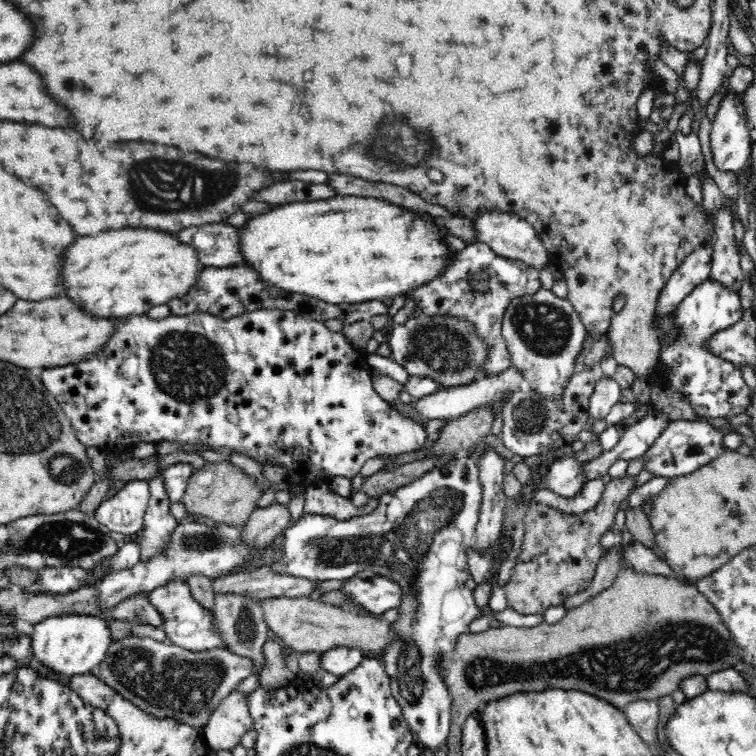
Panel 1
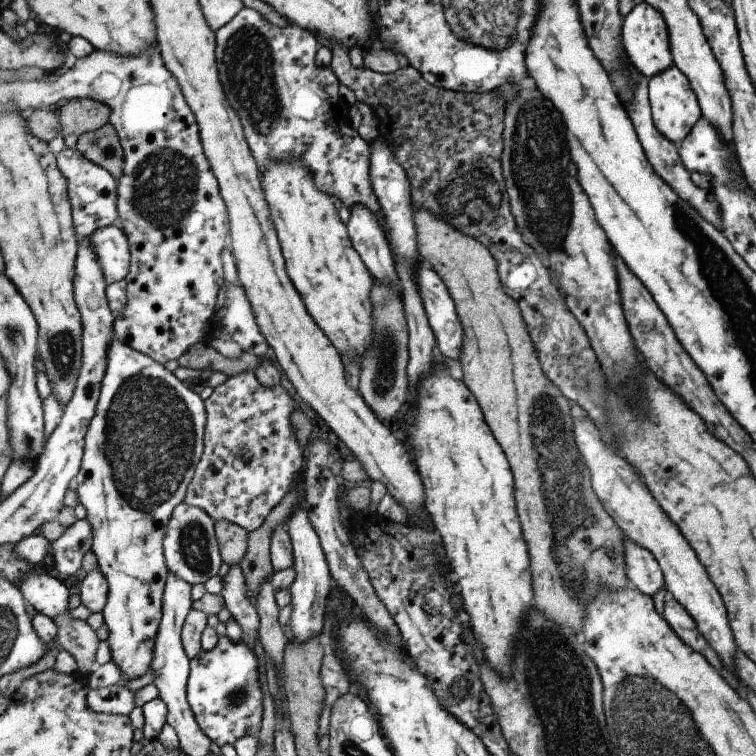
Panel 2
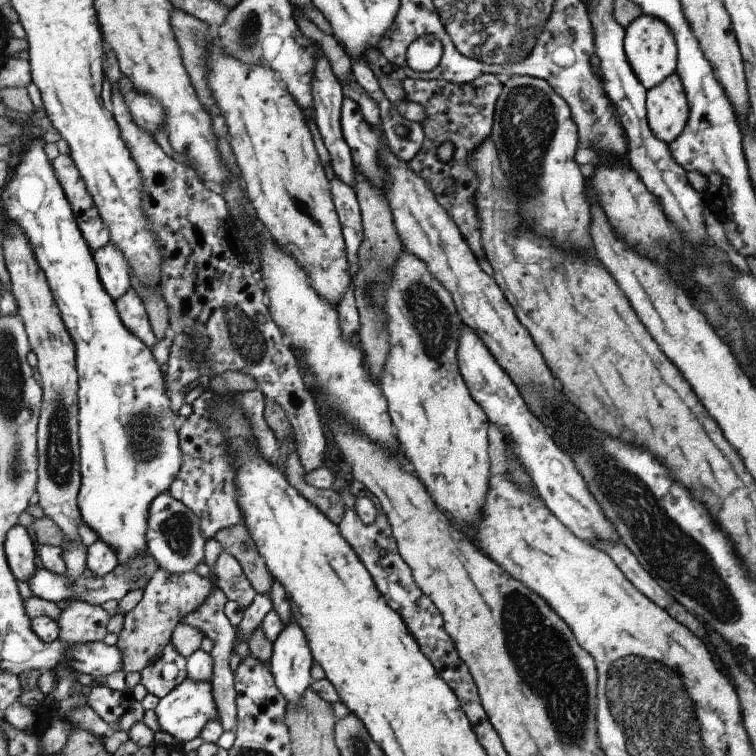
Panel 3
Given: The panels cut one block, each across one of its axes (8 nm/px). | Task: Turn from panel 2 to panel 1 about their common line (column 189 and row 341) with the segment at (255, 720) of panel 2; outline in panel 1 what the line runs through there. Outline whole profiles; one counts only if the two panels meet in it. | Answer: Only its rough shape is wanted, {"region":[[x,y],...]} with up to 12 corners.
{"region":[[714,278],[676,308],[684,336],[662,348],[670,388],[700,418],[744,414],[742,368],[700,348],[744,318]]}

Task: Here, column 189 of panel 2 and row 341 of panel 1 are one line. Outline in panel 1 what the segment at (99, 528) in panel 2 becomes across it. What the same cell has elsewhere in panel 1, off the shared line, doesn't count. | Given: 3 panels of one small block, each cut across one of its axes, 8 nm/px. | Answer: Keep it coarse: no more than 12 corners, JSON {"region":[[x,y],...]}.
{"region":[[412,314],[386,342],[440,390],[488,376],[492,346],[458,314]]}

